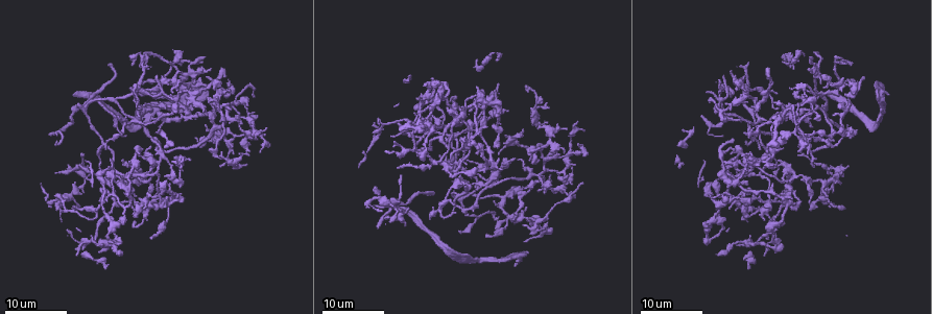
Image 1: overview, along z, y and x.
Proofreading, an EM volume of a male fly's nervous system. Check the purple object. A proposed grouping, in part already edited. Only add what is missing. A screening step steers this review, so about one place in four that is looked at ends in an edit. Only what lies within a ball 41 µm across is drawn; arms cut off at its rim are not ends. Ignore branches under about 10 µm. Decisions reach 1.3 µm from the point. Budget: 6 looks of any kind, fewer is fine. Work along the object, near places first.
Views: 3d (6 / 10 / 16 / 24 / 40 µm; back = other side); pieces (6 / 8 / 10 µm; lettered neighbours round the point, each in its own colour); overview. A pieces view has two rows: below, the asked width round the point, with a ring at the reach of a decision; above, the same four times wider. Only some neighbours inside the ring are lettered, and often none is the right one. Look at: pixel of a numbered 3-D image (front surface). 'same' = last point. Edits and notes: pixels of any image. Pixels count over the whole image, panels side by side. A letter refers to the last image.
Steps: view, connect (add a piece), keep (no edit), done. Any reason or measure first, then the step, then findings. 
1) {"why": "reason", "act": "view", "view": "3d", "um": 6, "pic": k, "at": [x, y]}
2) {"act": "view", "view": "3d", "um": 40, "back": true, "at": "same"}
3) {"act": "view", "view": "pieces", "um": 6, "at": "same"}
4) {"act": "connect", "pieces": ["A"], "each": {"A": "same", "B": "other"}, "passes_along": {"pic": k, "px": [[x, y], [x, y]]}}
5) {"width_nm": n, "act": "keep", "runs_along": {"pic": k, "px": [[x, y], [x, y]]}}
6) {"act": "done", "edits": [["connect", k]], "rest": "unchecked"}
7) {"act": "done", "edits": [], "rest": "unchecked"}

{"why": "an open end", "act": "view", "view": "3d", "um": 24, "pic": 1, "at": [784, 222]}

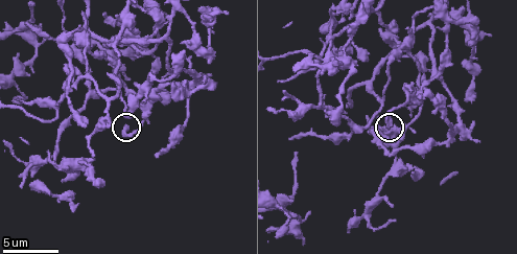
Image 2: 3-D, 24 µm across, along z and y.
{"act": "view", "view": "pieces", "um": 8, "pic": 2, "at": [391, 125]}

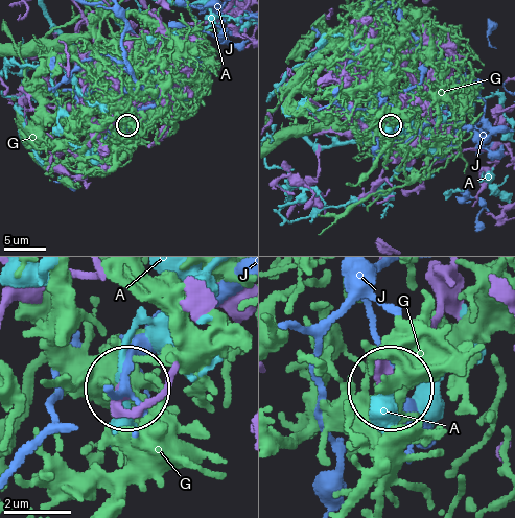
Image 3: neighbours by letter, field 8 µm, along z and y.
{"width_nm": 380, "act": "keep", "each": {"A": "other", "G": "other", "J": "other"}, "found": "no lettered piece goes on from it"}

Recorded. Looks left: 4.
{"why": "free end", "act": "view", "view": "pieces", "um": 6, "pic": 2, "at": [83, 12]}

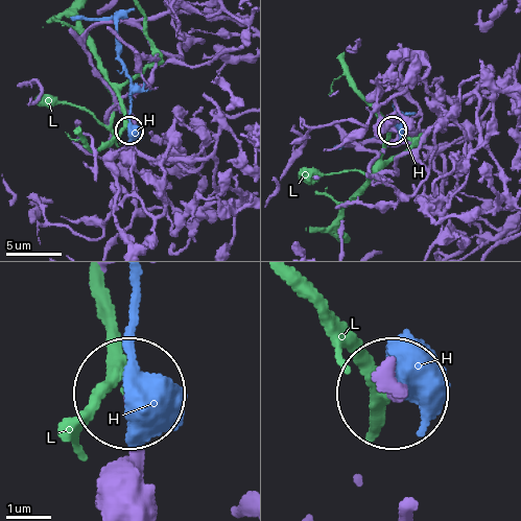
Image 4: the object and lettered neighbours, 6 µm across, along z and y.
{"width_nm": 170, "act": "keep", "each": {"H": "other", "L": "other"}, "found": "no lettered piece goes on from it"}

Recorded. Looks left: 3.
{"act": "view", "view": "3d", "um": 16, "pic": 1, "at": [512, 221]}

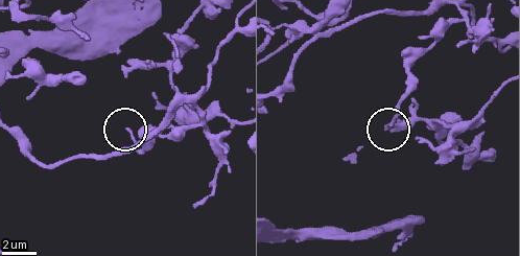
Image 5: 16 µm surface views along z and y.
{"act": "view", "view": "pieces", "um": 6, "pic": 5, "at": [390, 125]}

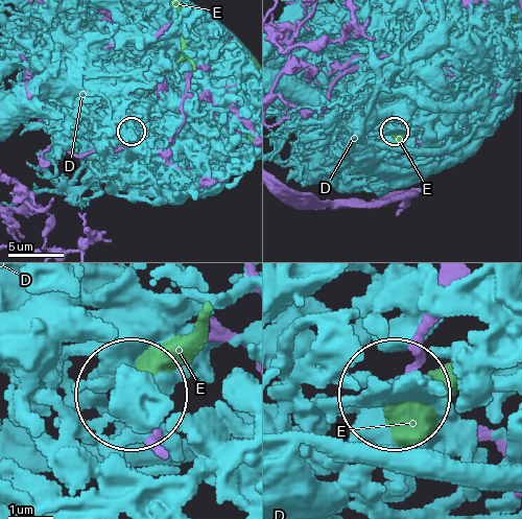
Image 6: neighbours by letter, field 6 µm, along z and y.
{"act": "keep", "each": {"D": "other", "E": "other"}, "found": "no lettered piece goes on from it"}

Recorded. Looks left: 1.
{"act": "done", "edits": [], "rest": "unchecked"}

